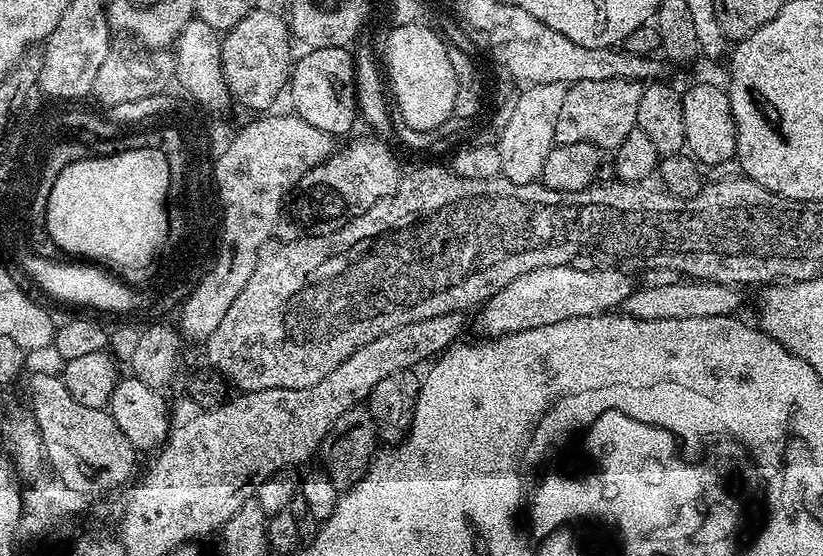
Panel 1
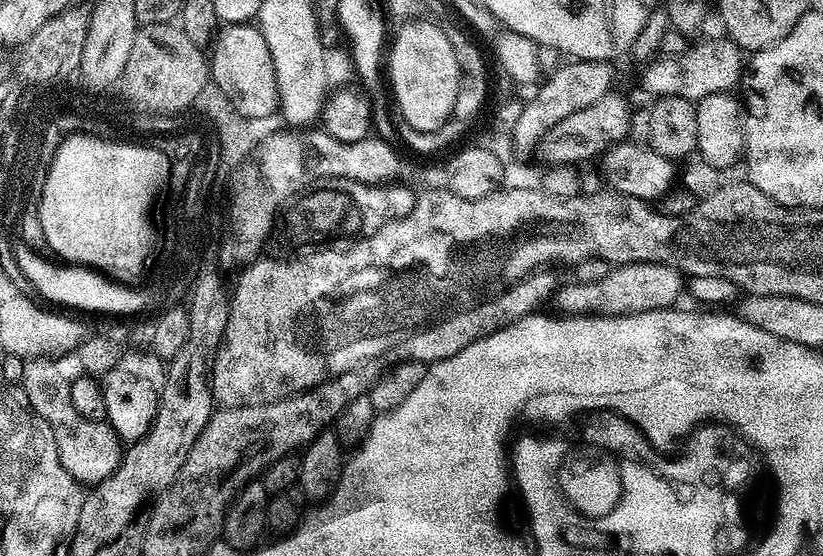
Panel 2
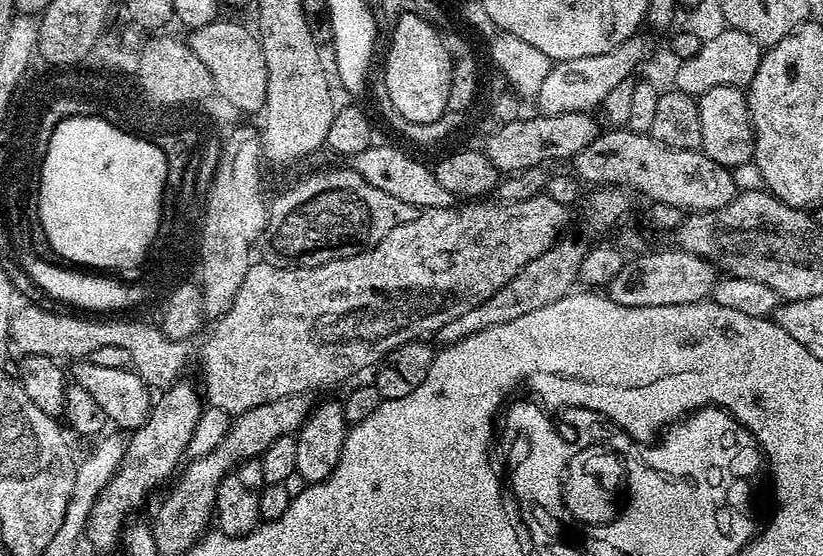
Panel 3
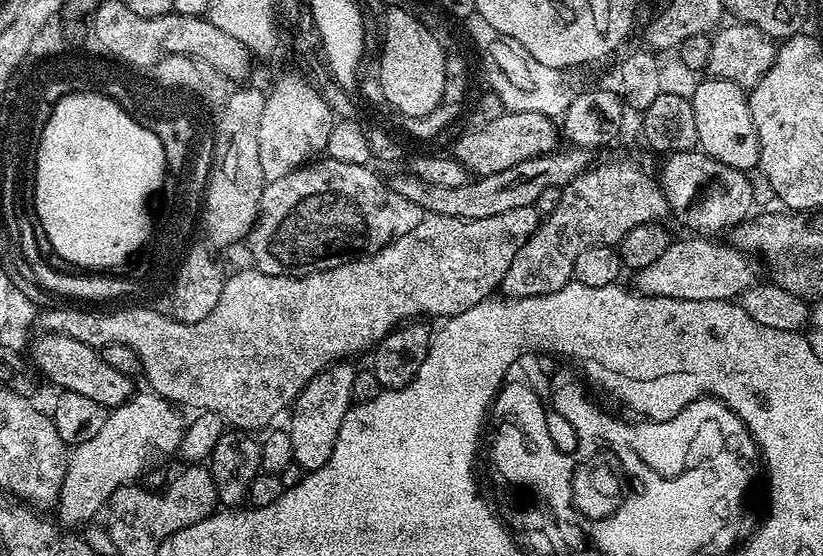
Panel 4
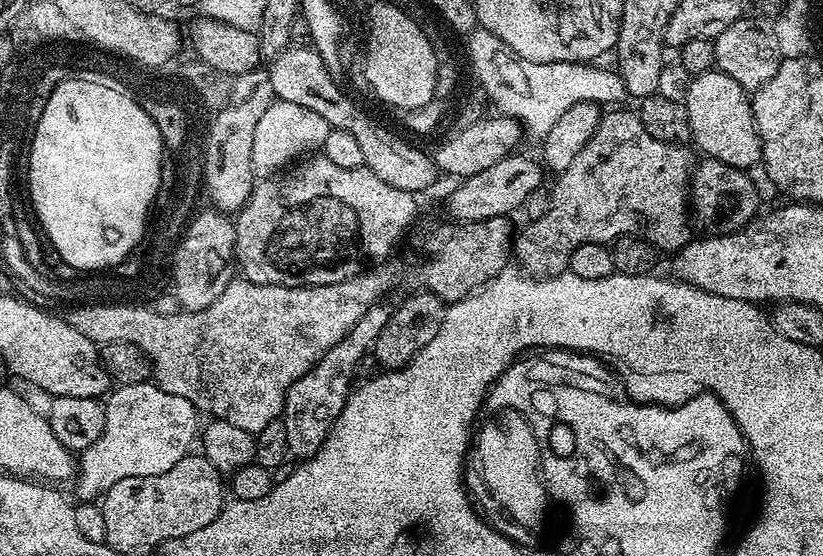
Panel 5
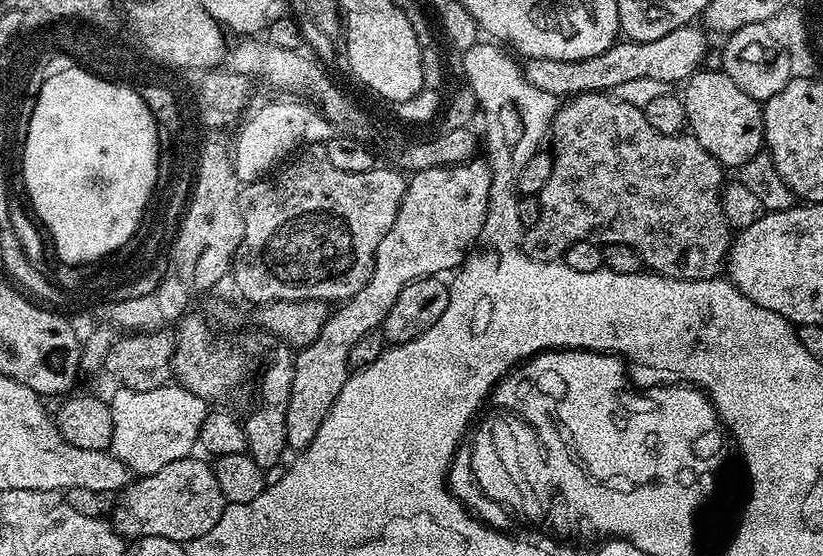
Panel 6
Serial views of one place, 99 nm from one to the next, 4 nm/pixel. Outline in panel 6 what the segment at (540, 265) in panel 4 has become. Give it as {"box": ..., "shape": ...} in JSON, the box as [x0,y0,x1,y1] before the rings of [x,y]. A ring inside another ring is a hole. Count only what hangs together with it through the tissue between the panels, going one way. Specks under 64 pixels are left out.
{"box":[522,92,734,280],"shape":[[[584,92],[567,97],[557,107],[556,114],[552,119],[550,129],[550,155],[552,157],[552,169],[546,186],[539,192],[540,213],[538,222],[526,229],[522,236],[522,247],[524,253],[531,260],[559,261],[564,251],[574,242],[579,240],[592,240],[595,244],[605,246],[608,244],[626,244],[634,248],[640,255],[643,263],[653,273],[669,276],[675,280],[711,280],[721,275],[728,259],[728,250],[734,239],[730,231],[728,220],[724,216],[724,207],[720,201],[721,191],[726,183],[725,169],[715,158],[698,143],[691,134],[671,136],[670,134],[658,134],[650,122],[646,122],[643,108],[635,108],[624,101],[616,99],[615,95],[603,92]]]}

